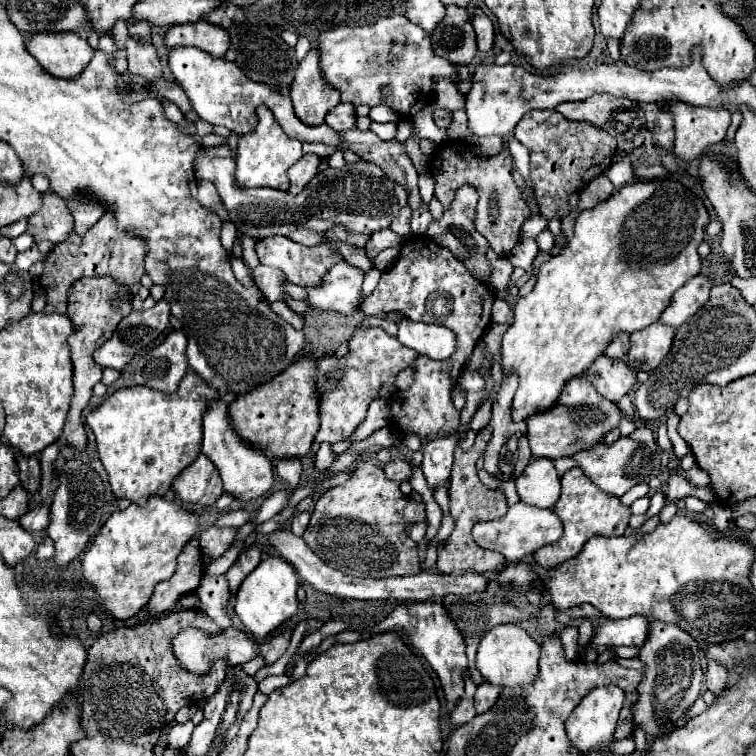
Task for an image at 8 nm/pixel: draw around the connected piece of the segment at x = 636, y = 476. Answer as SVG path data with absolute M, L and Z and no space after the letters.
M638 426L630 436L618 438L614 444L596 444L588 450L576 452L572 458L578 462L582 472L598 484L604 492L612 496L624 496L632 486L648 482L660 470L660 446L654 440L654 434L648 426Z

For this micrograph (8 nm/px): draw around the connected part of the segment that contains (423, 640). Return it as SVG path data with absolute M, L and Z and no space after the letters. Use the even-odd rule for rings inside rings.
M418 602L410 608L398 608L396 612L390 614L392 626L396 628L404 628L408 642L412 648L416 648L432 666L432 670L438 674L444 696L446 696L446 704L448 710L454 710L458 700L464 694L464 678L466 678L466 670L468 670L468 658L466 658L466 646L464 646L464 638L458 632L458 628L454 626L454 622L448 618L446 610L442 604L438 602Z

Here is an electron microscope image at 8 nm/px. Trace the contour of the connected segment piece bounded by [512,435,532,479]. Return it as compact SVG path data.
M523 435L518 440L518 453L517 453L517 462L516 462L516 470L512 475L515 475L515 479L522 474L525 470L526 466L529 464L532 455L529 449L529 444L527 438Z

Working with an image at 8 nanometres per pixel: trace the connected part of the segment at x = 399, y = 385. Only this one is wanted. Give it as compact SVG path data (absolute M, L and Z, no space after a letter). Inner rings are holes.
M406 368L396 376L394 386L396 386L396 390L406 390L412 384L412 380L414 380L414 372L412 372L412 368Z

